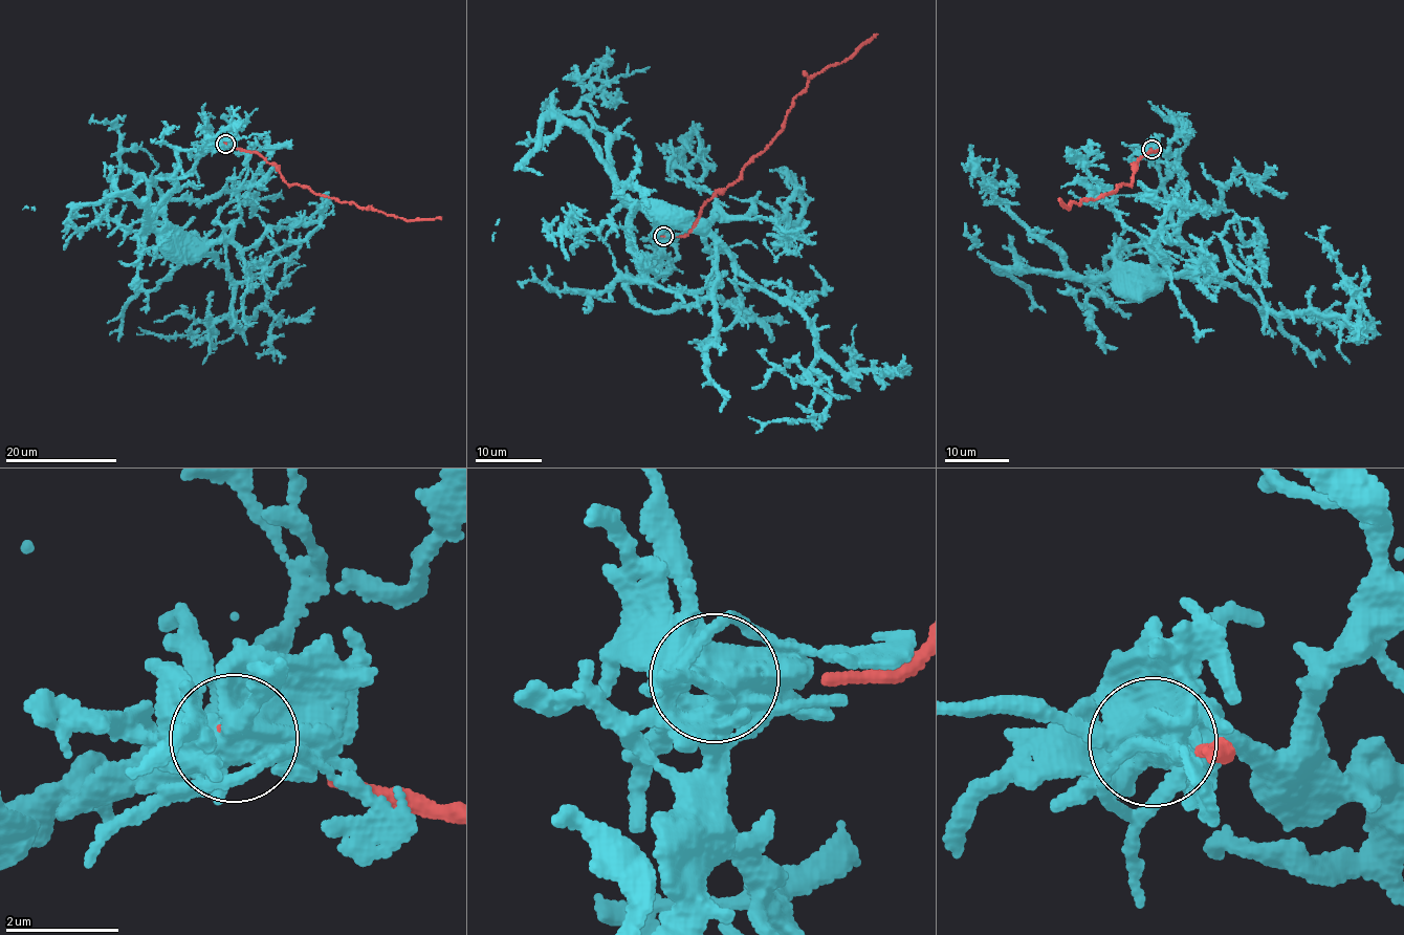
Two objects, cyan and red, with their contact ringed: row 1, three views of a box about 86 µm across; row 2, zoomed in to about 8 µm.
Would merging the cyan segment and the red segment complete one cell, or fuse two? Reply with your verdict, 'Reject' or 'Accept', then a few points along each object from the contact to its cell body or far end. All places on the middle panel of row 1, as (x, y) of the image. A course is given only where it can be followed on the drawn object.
Reject. Course of cyan: (663, 236), (626, 279), (635, 211), (796, 221), (798, 188), (786, 236), (815, 243). Course of red: (663, 236), (688, 233), (704, 203), (739, 177), (783, 128), (792, 99), (876, 35)

